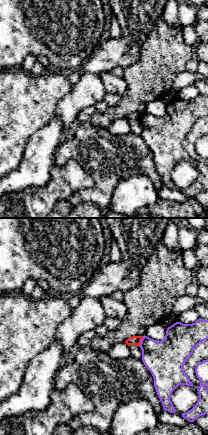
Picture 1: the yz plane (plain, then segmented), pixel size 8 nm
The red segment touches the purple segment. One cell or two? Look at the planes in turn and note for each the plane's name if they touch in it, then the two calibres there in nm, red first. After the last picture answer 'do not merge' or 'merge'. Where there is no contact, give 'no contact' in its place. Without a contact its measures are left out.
contact in yz; calibres 80 and 320 nm

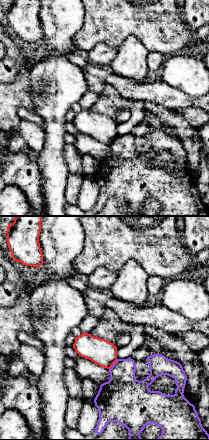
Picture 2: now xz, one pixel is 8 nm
contact in xz; calibres 200 and 300 nm

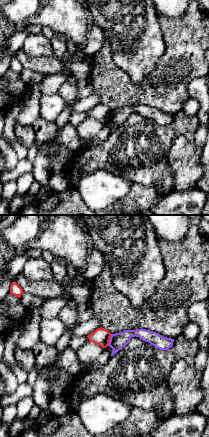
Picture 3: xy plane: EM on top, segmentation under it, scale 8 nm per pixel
contact in xy; calibres 140 and 130 nm

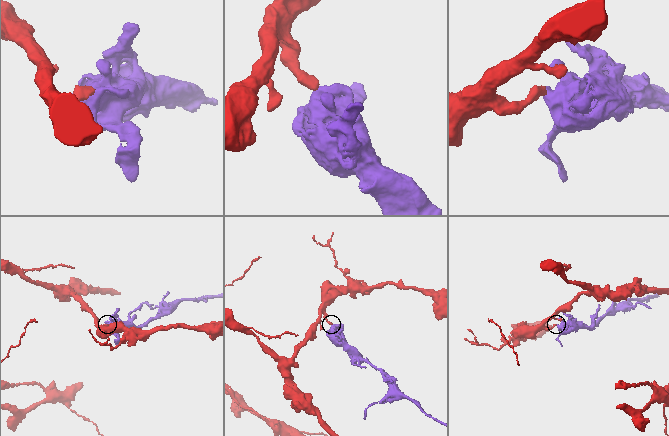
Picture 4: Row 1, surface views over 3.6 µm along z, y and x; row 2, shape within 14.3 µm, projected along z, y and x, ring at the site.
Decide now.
do not merge

